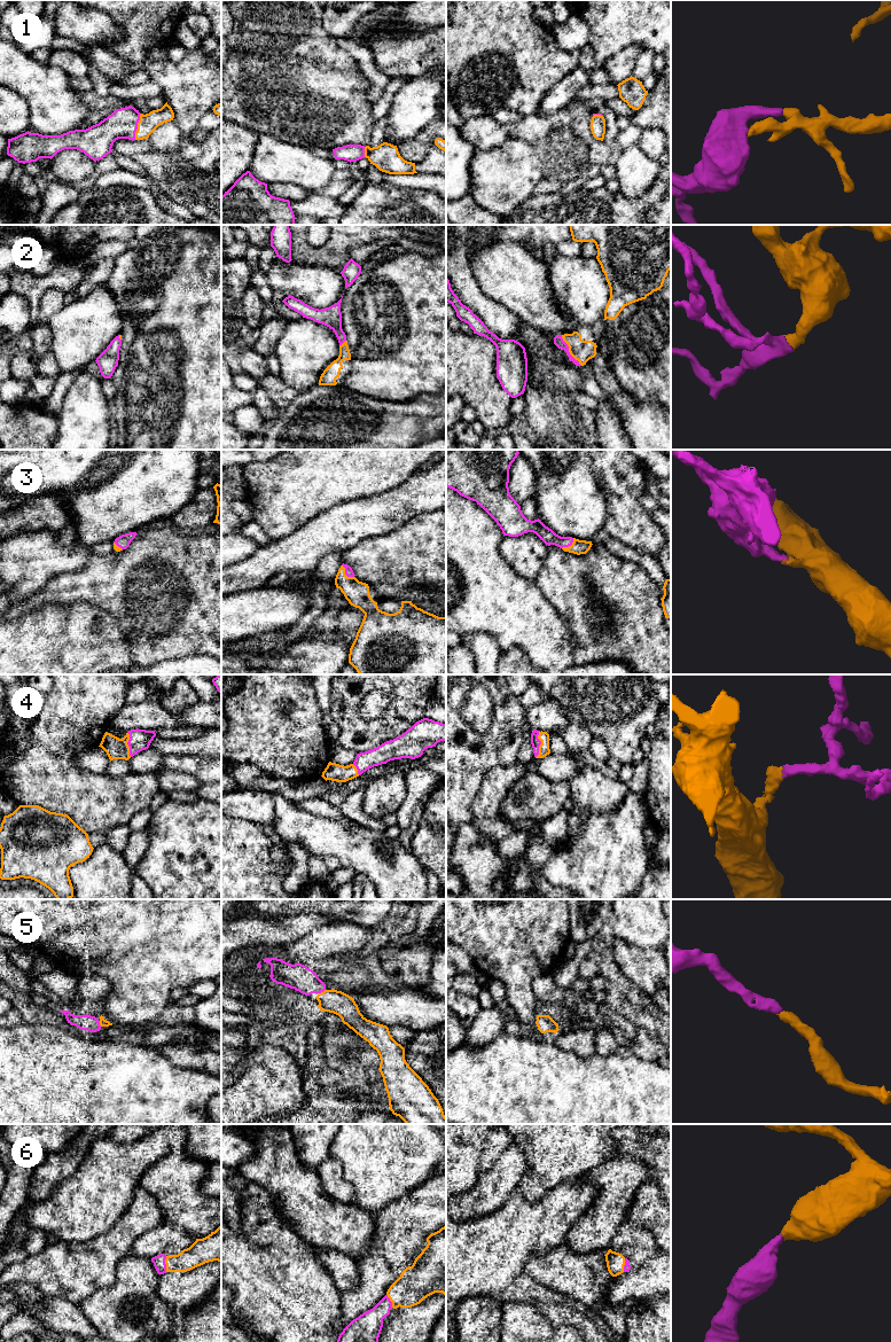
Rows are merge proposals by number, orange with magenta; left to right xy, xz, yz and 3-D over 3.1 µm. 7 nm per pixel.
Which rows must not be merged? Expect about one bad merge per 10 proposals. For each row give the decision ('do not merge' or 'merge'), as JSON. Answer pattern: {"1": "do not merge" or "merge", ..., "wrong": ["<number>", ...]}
{"1": "merge", "2": "merge", "3": "merge", "4": "merge", "5": "merge", "6": "merge", "wrong": []}

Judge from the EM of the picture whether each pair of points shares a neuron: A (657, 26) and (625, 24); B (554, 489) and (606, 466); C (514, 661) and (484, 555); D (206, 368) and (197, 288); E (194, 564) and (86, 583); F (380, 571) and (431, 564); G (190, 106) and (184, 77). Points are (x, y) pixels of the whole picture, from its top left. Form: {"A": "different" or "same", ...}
{"A": "same", "B": "different", "C": "different", "D": "same", "E": "same", "F": "same", "G": "same"}

